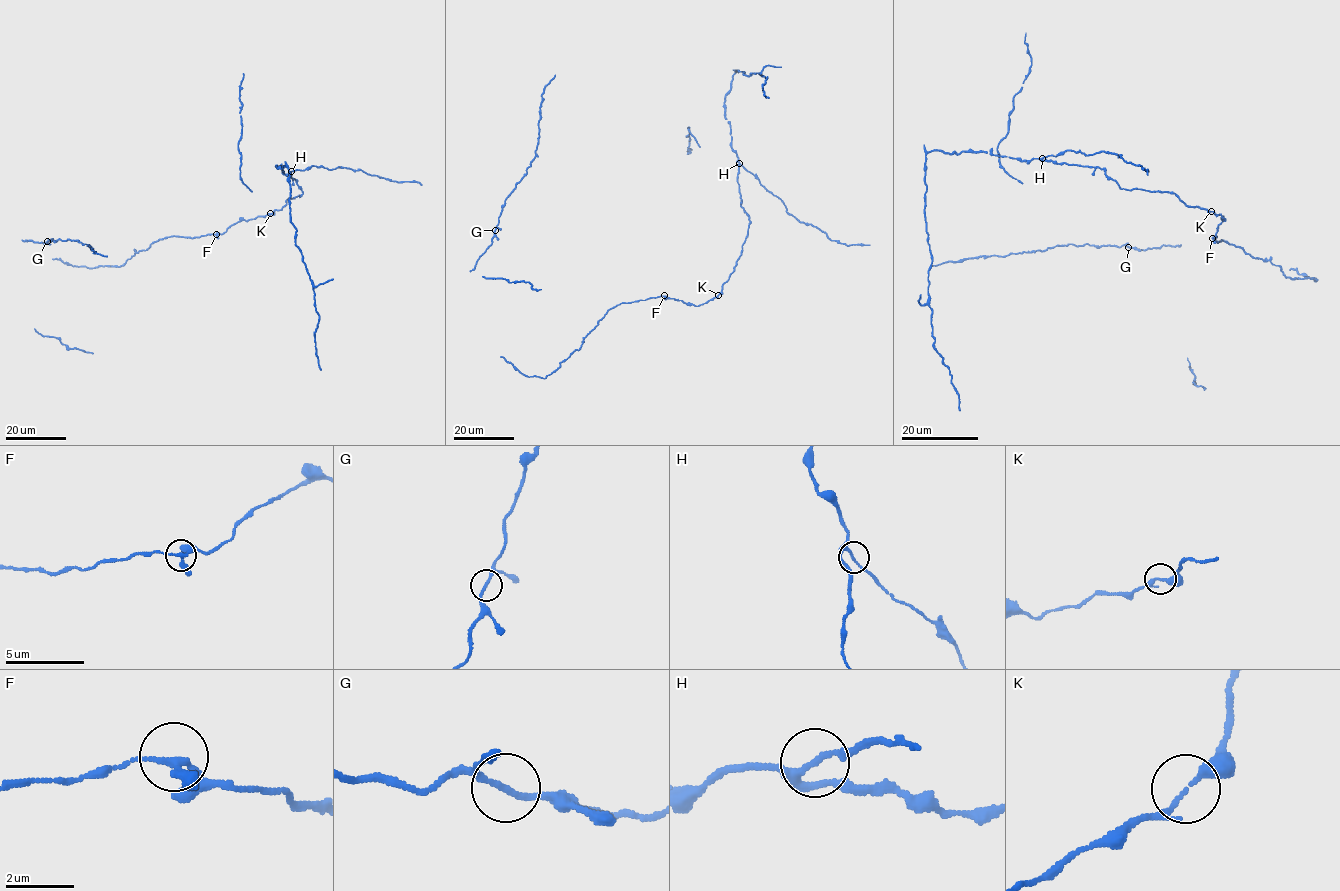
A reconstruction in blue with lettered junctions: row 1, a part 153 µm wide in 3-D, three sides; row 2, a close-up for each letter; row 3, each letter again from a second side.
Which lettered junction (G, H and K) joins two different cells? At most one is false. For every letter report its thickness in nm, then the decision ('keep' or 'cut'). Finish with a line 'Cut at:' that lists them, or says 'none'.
G: 140 nm thick; keep
H: 170 nm thick; keep
K: 160 nm thick; keep
Cut at: none

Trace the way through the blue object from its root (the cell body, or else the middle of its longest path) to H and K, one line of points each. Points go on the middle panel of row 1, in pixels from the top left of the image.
H: (671, 298), (696, 306), (702, 304), (719, 294), (734, 270), (750, 223), (741, 205), (737, 181), (739, 163)
K: (671, 298), (699, 306), (718, 295)

